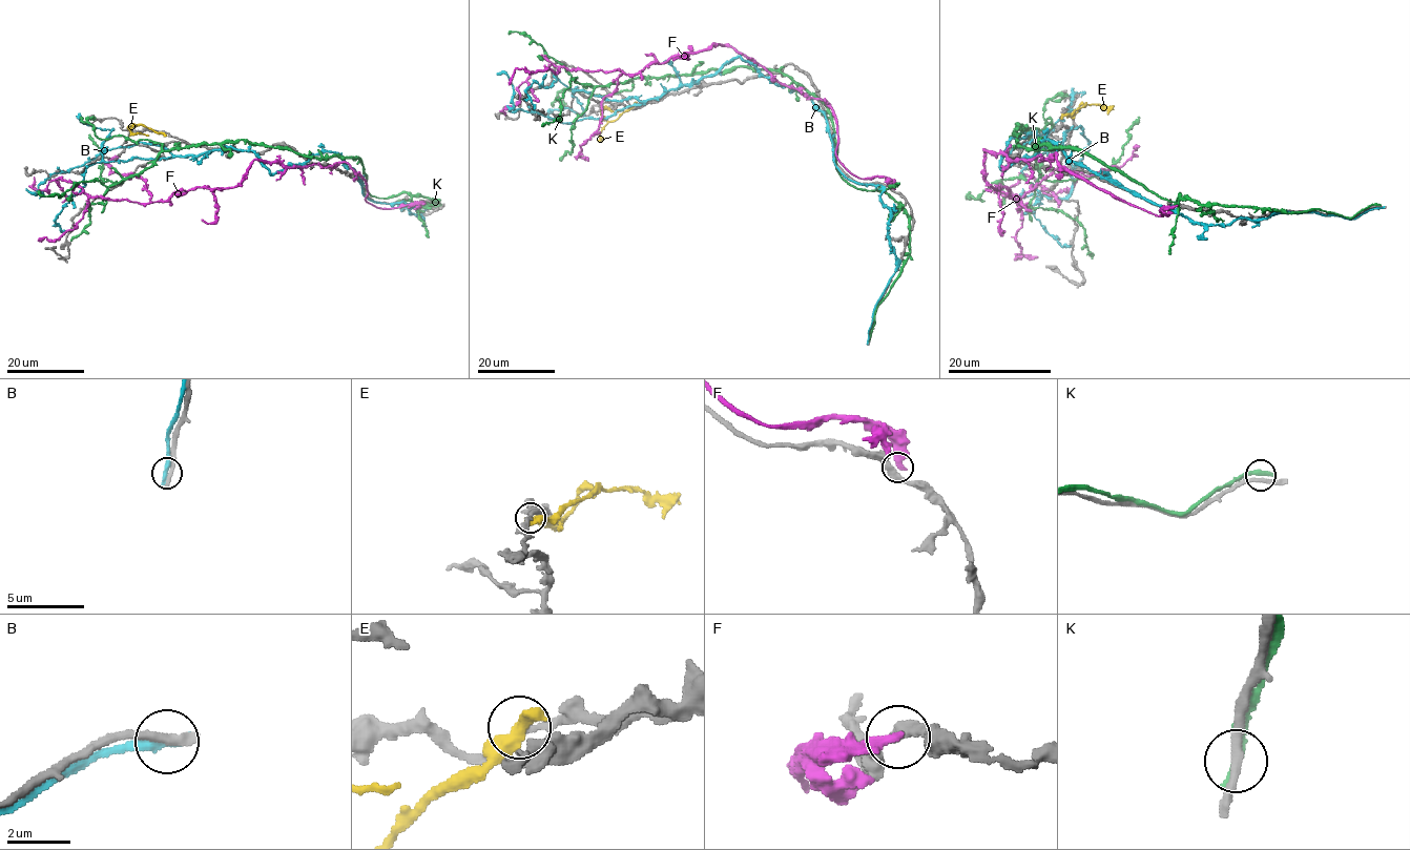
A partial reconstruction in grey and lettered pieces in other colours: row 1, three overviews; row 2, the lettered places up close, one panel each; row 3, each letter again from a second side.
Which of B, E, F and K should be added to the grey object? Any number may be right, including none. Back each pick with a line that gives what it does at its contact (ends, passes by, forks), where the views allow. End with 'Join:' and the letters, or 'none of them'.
Join: none of them

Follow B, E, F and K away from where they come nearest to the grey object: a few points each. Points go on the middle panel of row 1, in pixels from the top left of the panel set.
B: (868, 341), (896, 267), (889, 208), (836, 166), (805, 94), (735, 58), (560, 123), (510, 110), (496, 73)
E: (634, 104), (615, 120), (607, 121), (601, 115), (605, 108), (619, 110)
F: (893, 188), (840, 161), (832, 109), (727, 46), (636, 74), (552, 64), (518, 86), (504, 113)
K: (869, 338), (910, 220), (844, 179), (831, 115), (805, 88), (750, 67), (588, 85), (507, 34)

